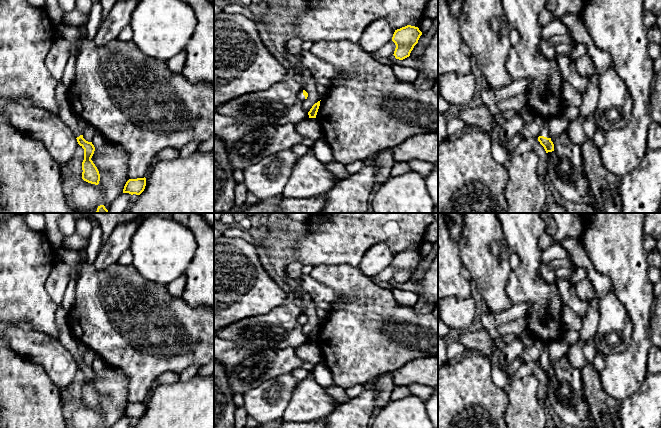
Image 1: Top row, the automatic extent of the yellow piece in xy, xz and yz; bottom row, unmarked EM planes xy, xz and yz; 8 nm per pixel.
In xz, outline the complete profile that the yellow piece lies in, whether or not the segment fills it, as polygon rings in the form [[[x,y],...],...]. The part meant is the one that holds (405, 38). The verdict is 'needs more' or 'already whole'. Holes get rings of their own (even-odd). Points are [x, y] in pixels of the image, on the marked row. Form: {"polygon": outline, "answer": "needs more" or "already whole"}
{"polygon": [[[411,25],[395,30],[392,37],[392,41],[396,45],[393,54],[395,58],[403,60],[409,57],[414,46],[418,43],[421,35],[422,32],[419,30],[419,28]]], "answer": "already whole"}

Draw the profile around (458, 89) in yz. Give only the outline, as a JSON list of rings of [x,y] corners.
[[[445,73],[439,78],[440,96],[449,104],[466,106],[473,98],[476,80],[472,73]]]

